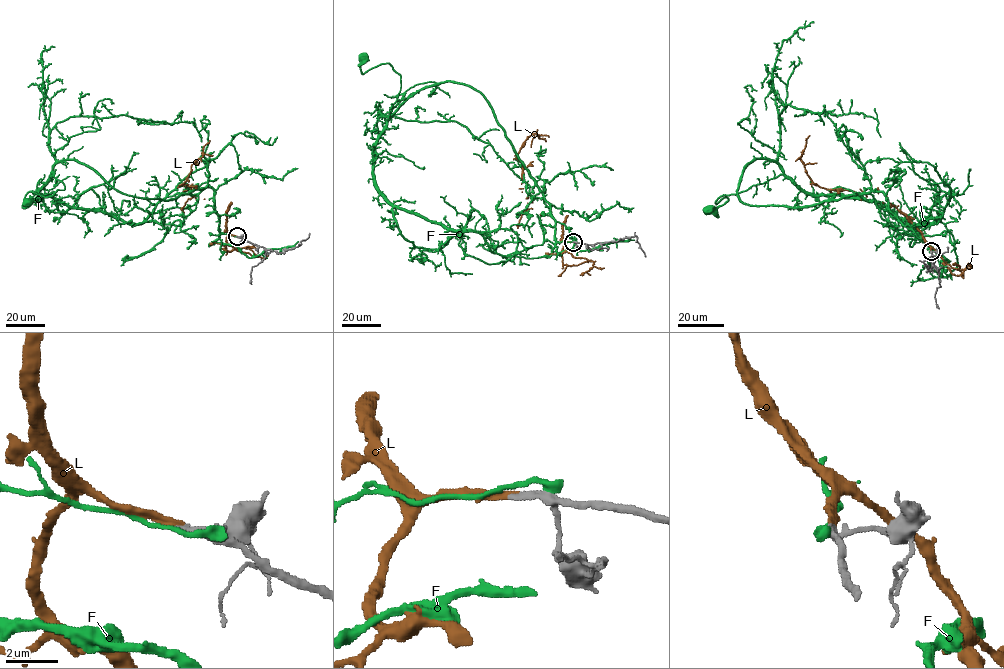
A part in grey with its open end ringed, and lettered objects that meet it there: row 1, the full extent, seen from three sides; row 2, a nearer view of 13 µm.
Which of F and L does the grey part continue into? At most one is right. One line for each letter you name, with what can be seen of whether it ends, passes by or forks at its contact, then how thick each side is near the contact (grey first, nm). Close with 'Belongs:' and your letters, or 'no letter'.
L: it ends; calibres 240 and 240 nm
Belongs: L

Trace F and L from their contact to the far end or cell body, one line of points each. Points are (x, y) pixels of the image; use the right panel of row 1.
F: (930, 252), (881, 191), (795, 207), (743, 203), (742, 171), (773, 159), (783, 173), (708, 210)
L: (930, 251), (909, 219), (882, 202), (883, 194), (827, 190), (813, 183), (800, 158), (809, 135)

